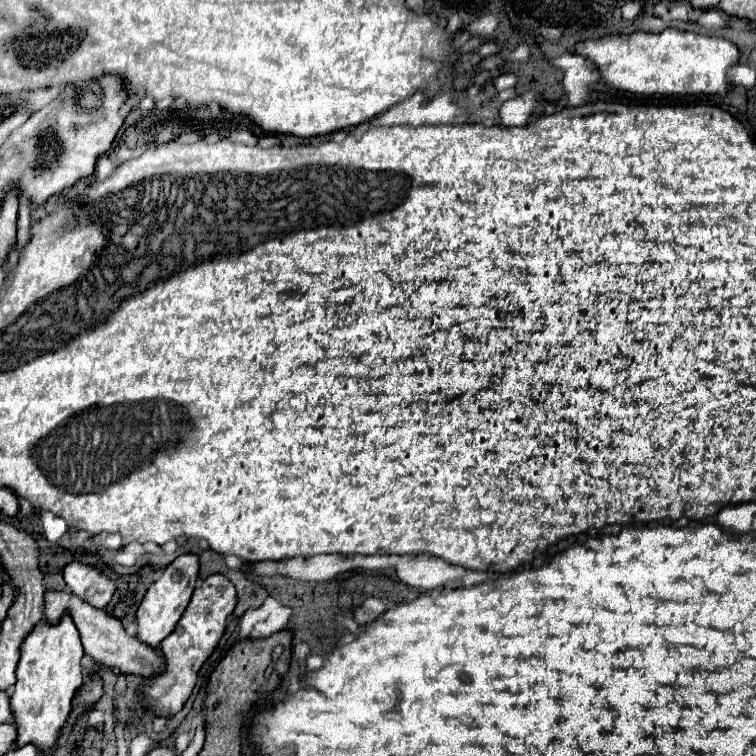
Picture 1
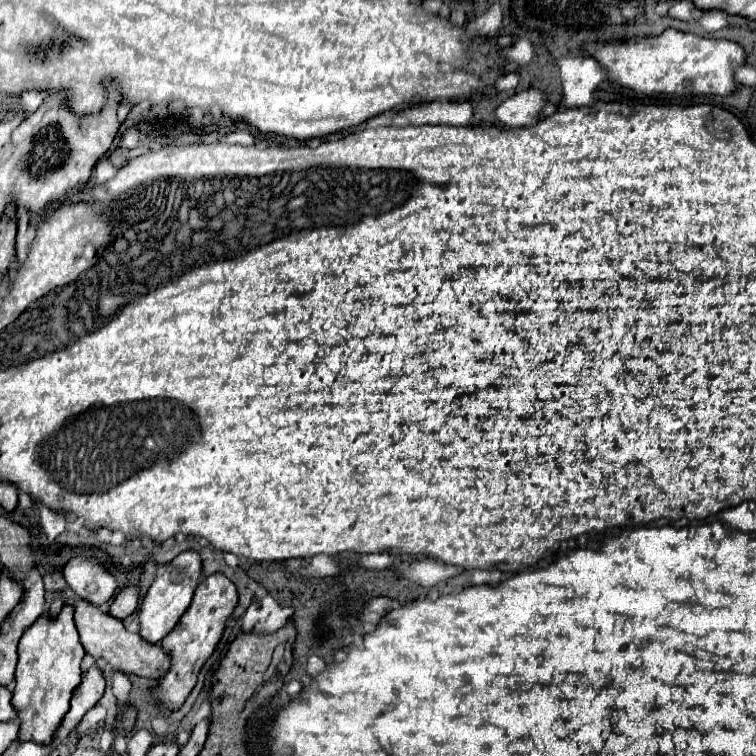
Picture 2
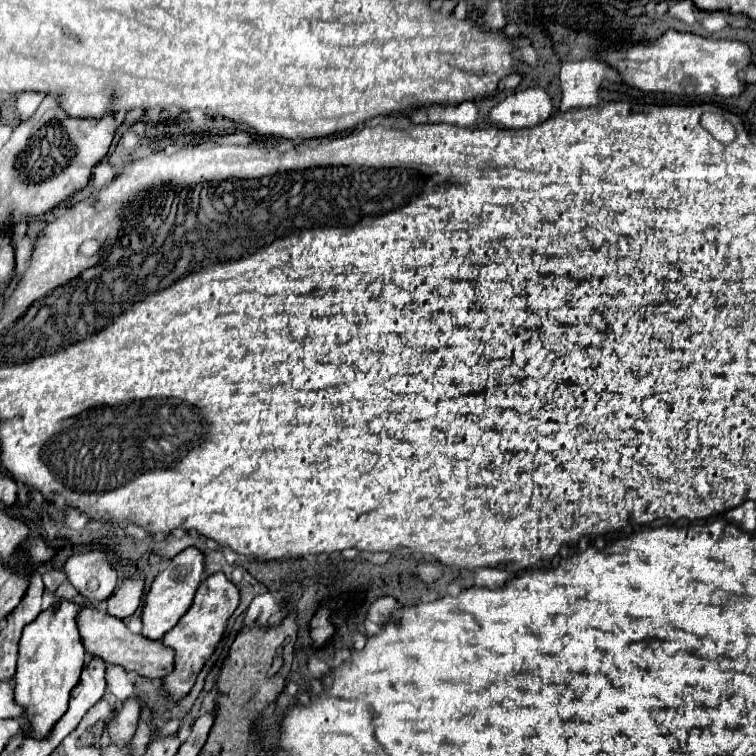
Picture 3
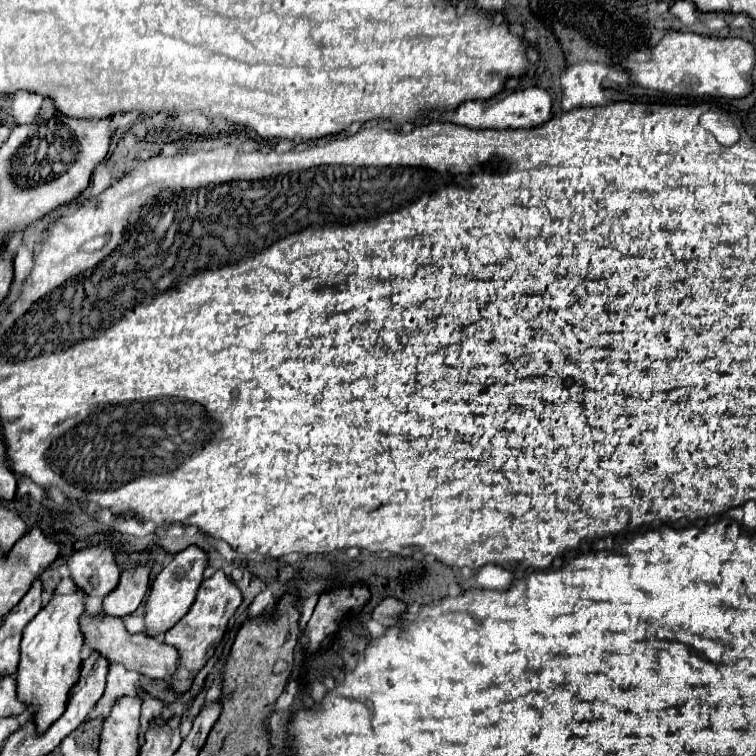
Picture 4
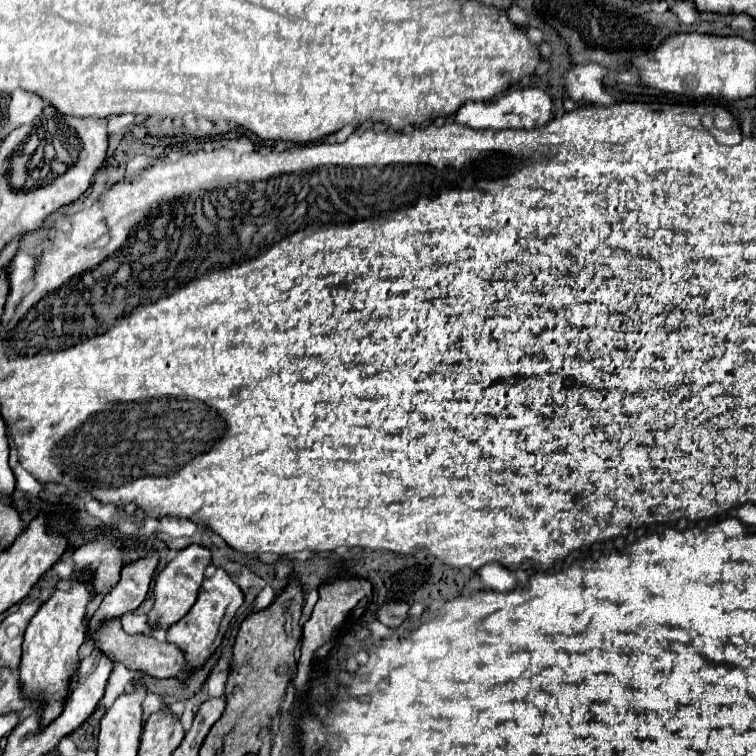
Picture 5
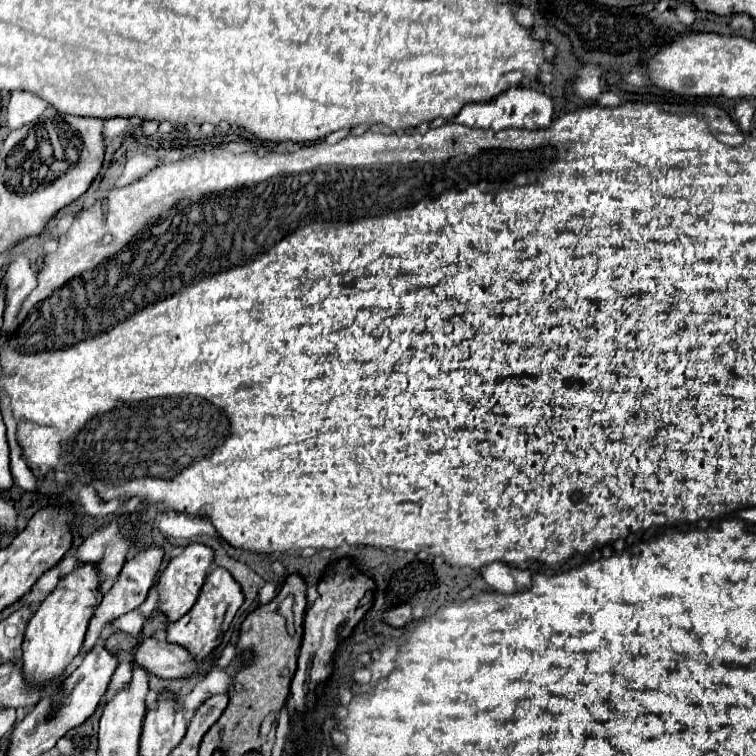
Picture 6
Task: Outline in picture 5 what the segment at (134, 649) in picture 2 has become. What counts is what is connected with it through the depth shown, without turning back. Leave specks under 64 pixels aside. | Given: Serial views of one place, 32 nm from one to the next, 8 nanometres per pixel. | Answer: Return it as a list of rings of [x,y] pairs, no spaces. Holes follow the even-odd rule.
[[[118,620],[104,622],[104,626],[96,634],[96,644],[100,646],[102,652],[112,656],[112,660],[124,662],[130,670],[138,670],[138,672],[144,672],[154,678],[176,678],[176,676],[182,676],[184,670],[188,670],[188,662],[184,658],[184,652],[176,644],[160,642],[154,636],[146,636],[146,634],[130,636],[120,628]]]

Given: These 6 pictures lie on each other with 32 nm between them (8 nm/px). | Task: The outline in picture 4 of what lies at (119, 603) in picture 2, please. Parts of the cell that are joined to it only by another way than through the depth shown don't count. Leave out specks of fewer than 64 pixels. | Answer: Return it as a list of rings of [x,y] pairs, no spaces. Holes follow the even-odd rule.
[[[138,564],[132,570],[124,570],[118,586],[104,598],[100,614],[126,616],[132,614],[144,600],[150,584],[152,564]]]

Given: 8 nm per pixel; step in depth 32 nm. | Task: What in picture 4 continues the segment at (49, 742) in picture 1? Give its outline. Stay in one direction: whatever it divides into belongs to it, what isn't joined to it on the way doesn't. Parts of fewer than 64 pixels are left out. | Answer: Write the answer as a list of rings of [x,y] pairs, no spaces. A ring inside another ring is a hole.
[[[76,588],[72,594],[54,594],[40,614],[24,628],[18,666],[18,700],[34,708],[38,732],[44,732],[64,714],[68,692],[80,672],[80,648],[84,644],[80,616],[86,610],[86,598],[82,588]]]

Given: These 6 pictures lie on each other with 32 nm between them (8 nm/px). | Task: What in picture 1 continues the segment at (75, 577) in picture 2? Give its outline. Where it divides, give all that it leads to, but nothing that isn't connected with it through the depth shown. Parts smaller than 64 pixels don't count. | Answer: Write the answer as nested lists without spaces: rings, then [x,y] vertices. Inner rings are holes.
[[[72,560],[62,574],[68,588],[96,608],[104,608],[116,590],[114,580],[104,576],[96,566],[80,560]]]

